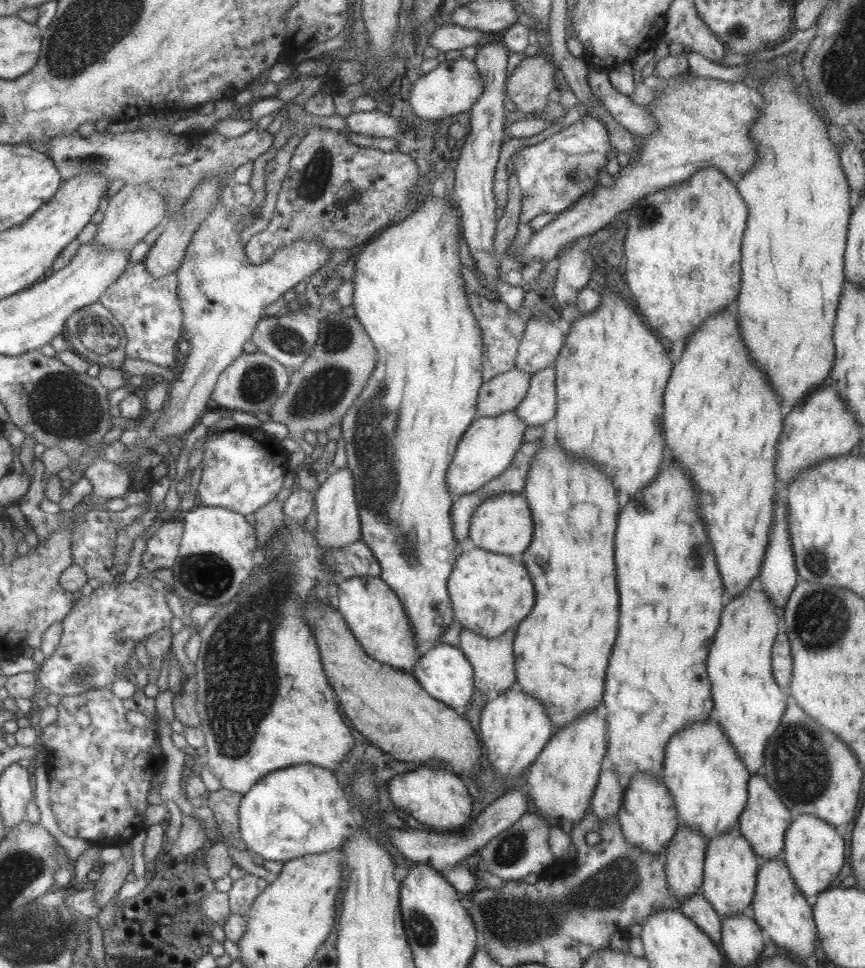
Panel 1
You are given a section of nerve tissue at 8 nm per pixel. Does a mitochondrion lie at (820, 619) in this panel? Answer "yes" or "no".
yes

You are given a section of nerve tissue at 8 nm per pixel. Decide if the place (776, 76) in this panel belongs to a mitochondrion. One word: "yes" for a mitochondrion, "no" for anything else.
no

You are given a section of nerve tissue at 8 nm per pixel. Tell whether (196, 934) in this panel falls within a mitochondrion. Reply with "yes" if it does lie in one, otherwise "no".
no

